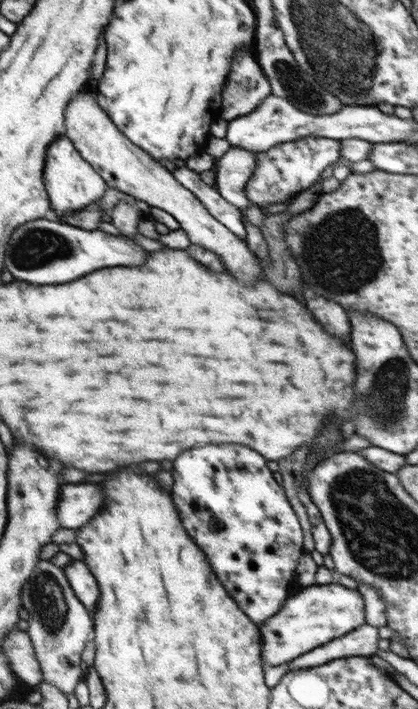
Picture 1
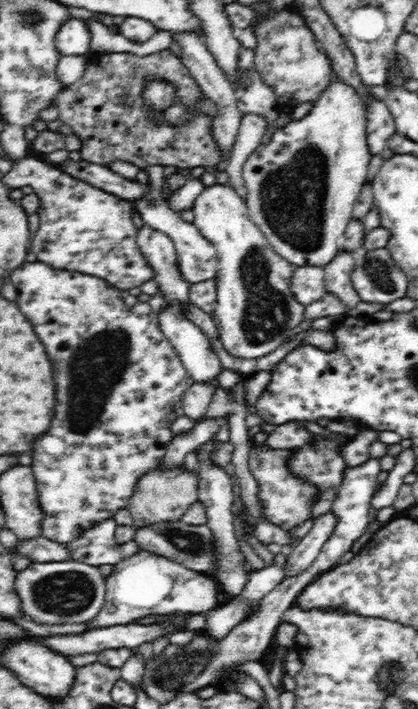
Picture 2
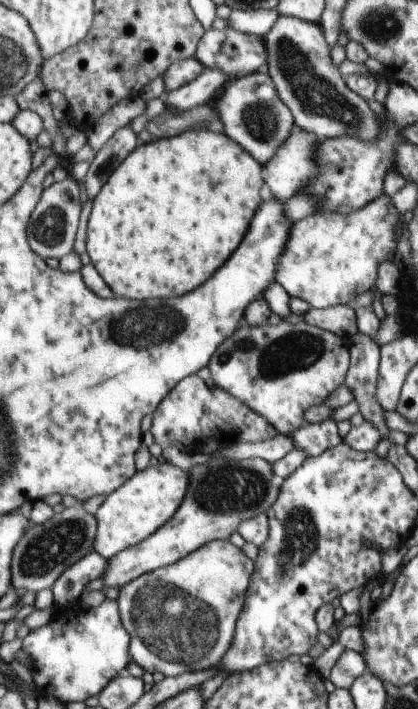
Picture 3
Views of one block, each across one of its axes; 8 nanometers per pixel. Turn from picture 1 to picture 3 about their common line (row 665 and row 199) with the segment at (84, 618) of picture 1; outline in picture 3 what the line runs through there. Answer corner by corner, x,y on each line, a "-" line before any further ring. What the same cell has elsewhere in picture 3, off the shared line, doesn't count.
72,176
66,177
62,182
54,181
54,184
42,193
29,222
29,244
46,261
59,261
73,251
82,210
80,206
80,188

